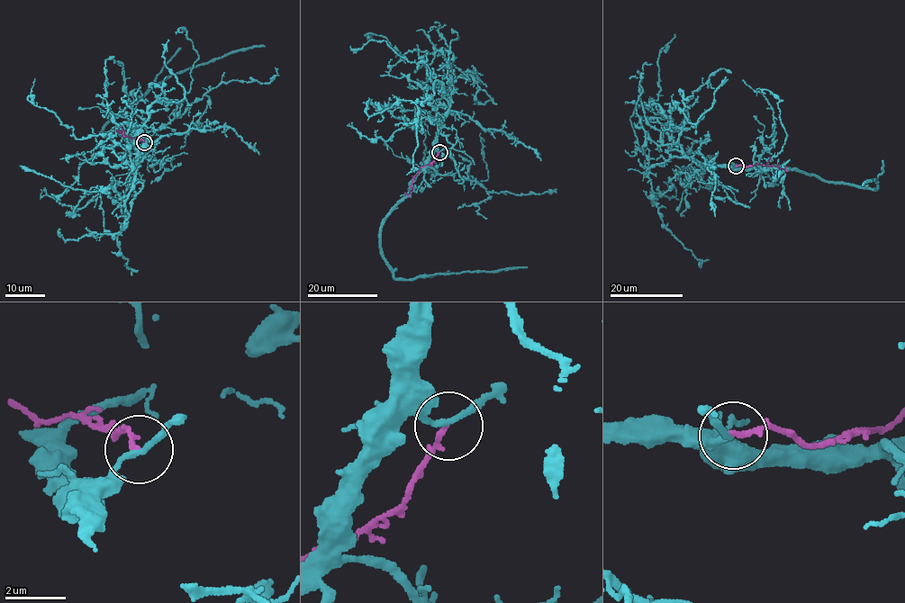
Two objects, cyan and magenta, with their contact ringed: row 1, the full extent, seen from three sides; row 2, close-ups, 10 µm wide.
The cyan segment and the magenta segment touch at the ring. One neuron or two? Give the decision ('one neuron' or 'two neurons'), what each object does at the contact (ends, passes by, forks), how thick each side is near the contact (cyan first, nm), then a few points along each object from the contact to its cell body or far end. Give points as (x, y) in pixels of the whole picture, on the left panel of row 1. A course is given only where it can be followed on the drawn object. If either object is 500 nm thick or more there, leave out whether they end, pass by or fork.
two neurons; cyan passes by; magenta ends; calibres 170 and 160 nm; course cyan (145, 141), (135, 145), (123, 137), (122, 129), (100, 132), (106, 121), (172, 75), (265, 45); course magenta (145, 141), (122, 136), (123, 131), (116, 130)

